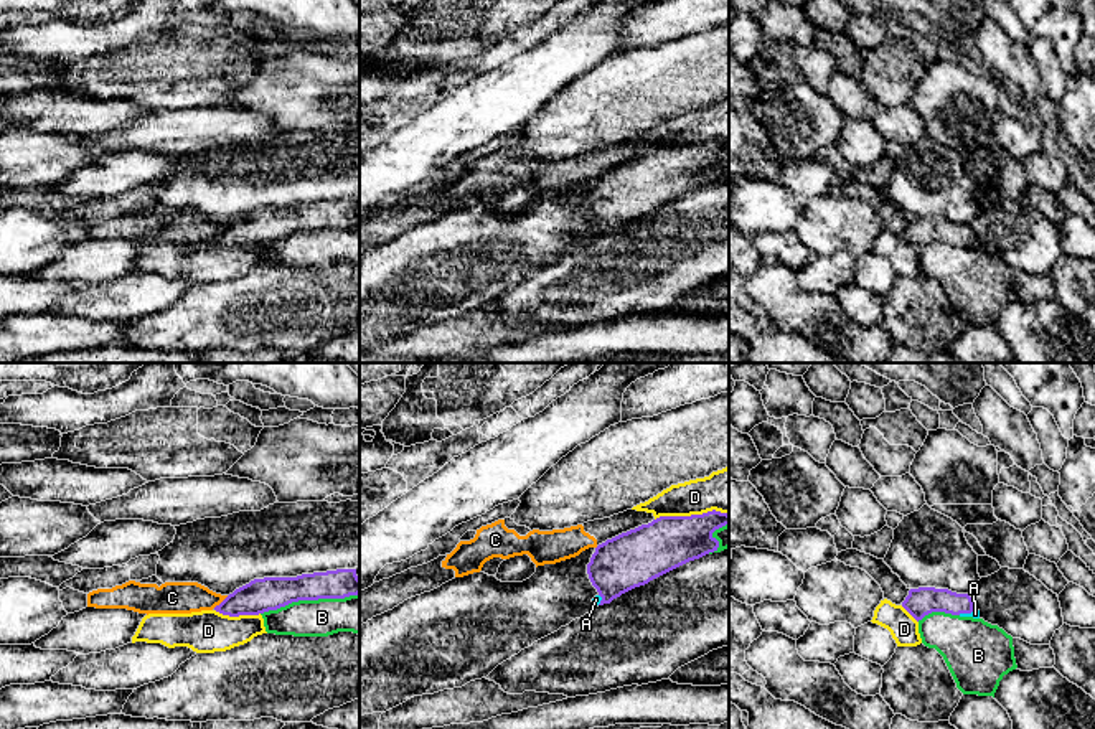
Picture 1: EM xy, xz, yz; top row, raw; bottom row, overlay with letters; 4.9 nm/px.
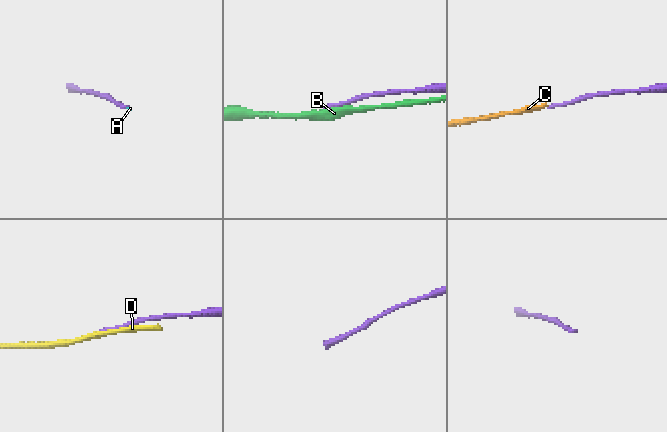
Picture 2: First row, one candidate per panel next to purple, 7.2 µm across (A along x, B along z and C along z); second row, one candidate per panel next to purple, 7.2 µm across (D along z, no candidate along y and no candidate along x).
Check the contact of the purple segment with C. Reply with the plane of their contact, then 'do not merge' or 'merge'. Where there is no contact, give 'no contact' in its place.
xy | do not merge

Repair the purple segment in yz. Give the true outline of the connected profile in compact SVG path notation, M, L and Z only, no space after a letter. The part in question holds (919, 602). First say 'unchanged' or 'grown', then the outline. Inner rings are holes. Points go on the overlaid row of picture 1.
grown; M910 589L902 607L919 622L932 612L945 612L960 617L980 618L970 594L956 594L948 589Z

